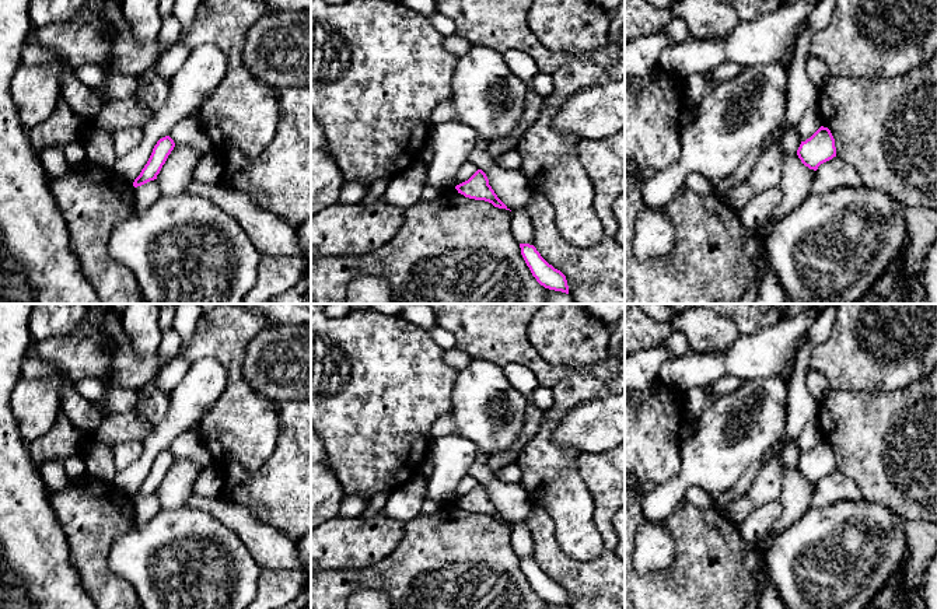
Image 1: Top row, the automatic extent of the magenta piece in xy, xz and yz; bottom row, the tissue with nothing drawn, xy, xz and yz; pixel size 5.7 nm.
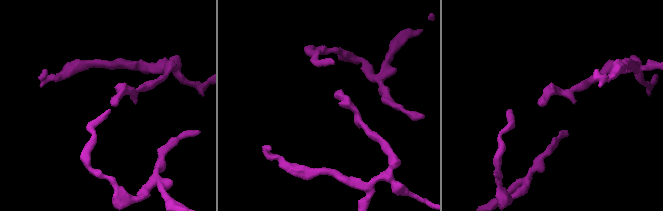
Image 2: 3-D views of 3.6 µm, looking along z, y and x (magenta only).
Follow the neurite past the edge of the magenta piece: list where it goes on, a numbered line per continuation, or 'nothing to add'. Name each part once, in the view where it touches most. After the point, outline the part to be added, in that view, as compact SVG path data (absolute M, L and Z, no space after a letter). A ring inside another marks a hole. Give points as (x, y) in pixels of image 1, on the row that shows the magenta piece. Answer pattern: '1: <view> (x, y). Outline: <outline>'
nothing to add

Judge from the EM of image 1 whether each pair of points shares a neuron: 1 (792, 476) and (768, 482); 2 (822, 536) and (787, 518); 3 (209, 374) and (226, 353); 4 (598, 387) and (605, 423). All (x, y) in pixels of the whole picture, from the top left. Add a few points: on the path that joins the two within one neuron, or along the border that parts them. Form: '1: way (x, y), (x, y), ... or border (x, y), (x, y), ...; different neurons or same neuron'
1: border (785, 466), (785, 482), (778, 499); different neurons
2: border (808, 507), (782, 531), (771, 534); different neurons
3: border (191, 361), (214, 359), (226, 371), (223, 394); different neurons
4: border (609, 392), (581, 401), (569, 409); different neurons

